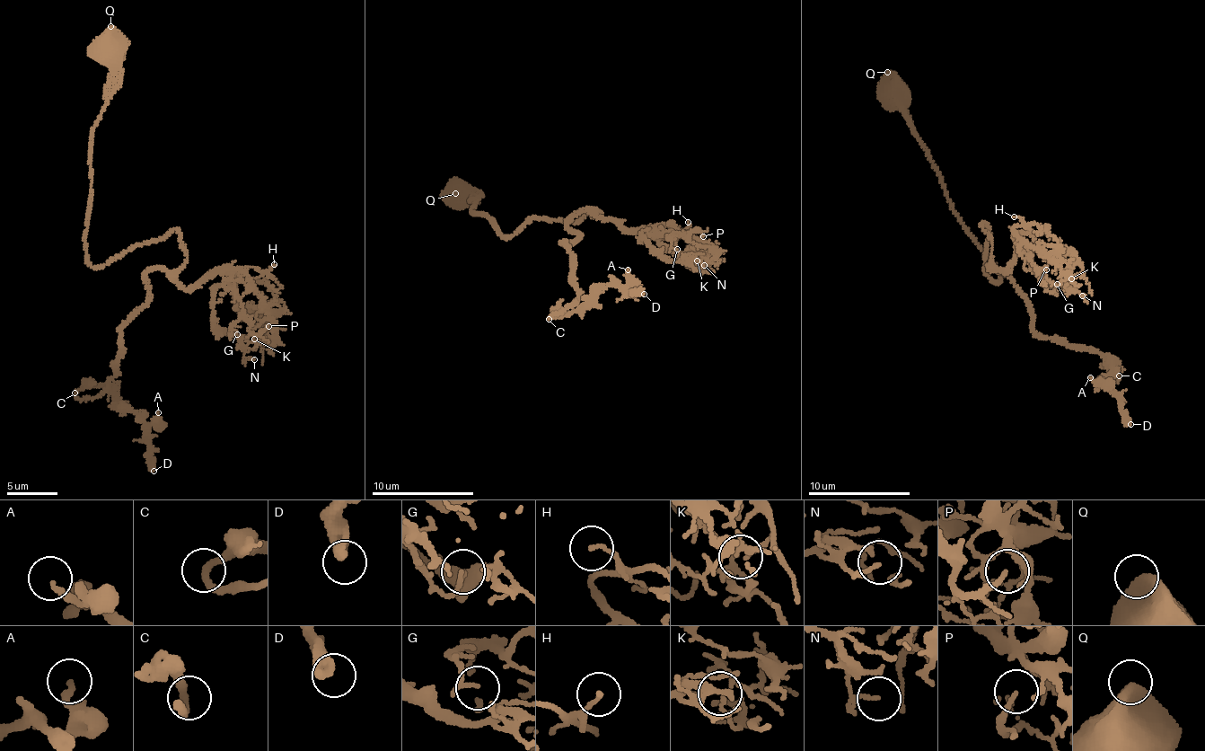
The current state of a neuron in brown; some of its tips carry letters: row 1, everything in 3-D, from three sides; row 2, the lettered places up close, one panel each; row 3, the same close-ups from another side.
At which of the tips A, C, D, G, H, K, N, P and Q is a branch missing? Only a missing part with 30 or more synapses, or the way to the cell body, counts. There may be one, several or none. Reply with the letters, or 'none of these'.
none of these

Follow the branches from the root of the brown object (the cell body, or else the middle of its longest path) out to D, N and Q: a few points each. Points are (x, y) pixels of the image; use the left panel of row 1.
D: (173, 228), (187, 260), (145, 276), (145, 304), (122, 329), (109, 386), (143, 426), (153, 471)
N: (173, 228), (187, 258), (177, 282), (191, 288), (221, 275), (211, 315), (254, 359)
Q: (173, 228), (106, 264), (94, 267), (88, 260), (92, 143), (110, 74), (110, 26)

